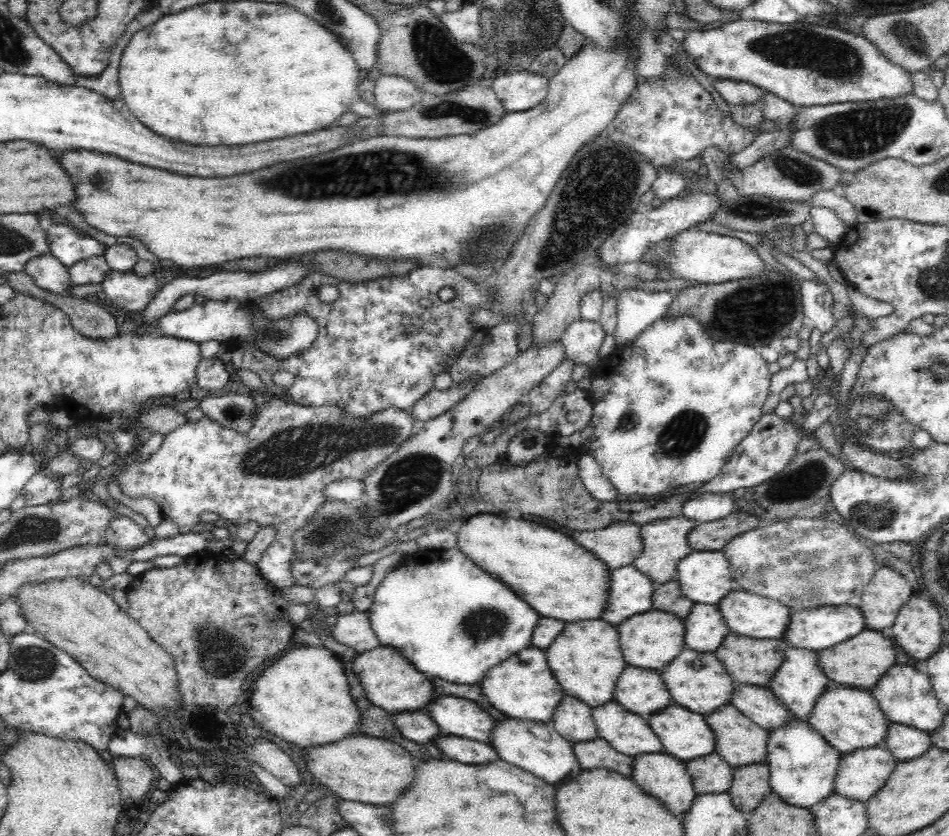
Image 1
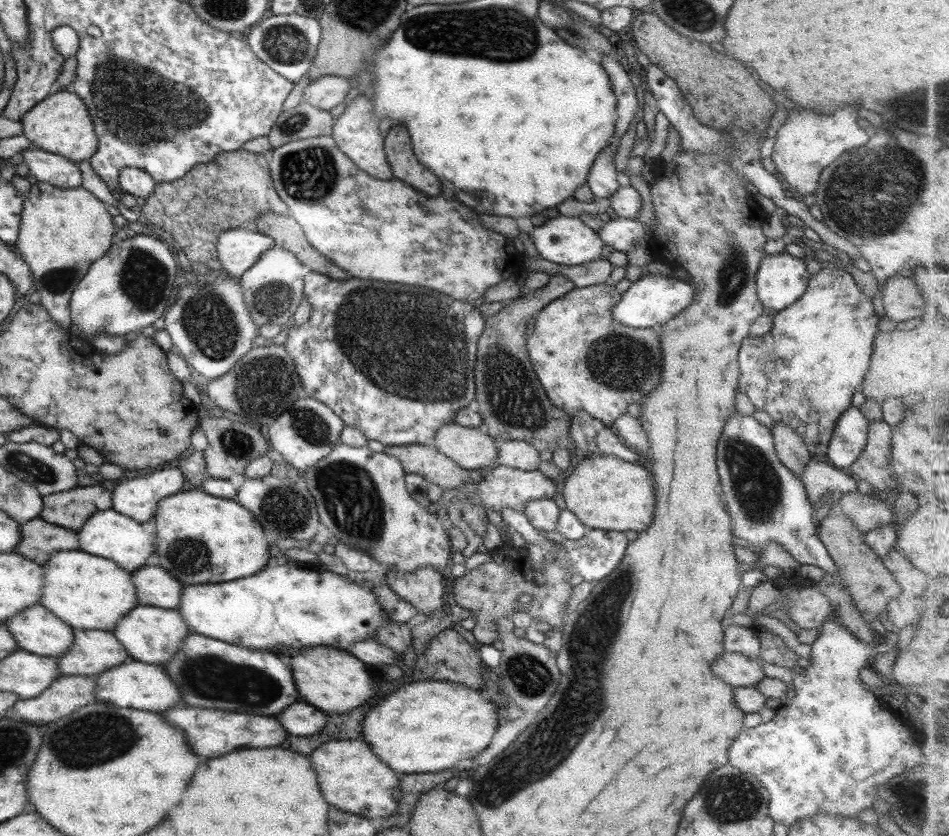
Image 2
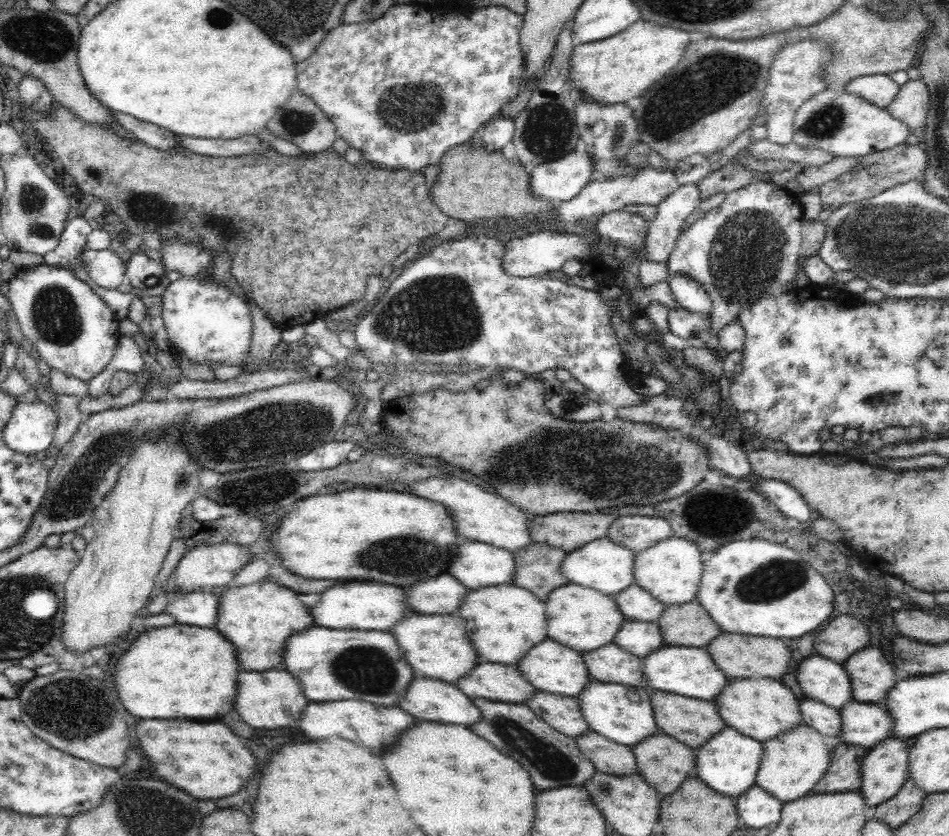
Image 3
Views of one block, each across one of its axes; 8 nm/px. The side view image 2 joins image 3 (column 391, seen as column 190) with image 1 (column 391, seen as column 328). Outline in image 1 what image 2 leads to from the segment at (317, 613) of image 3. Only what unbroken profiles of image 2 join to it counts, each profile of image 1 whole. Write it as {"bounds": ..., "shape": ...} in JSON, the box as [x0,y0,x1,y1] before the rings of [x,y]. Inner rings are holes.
{"bounds":[367,548,540,684],"shape":[[[456,548],[451,550],[420,550],[411,556],[405,556],[402,563],[390,571],[384,578],[384,581],[377,587],[374,594],[374,602],[368,608],[367,613],[370,623],[372,623],[371,627],[374,629],[374,633],[376,633],[376,637],[378,637],[382,646],[392,646],[402,657],[407,658],[416,667],[416,670],[425,673],[427,676],[432,674],[432,676],[438,676],[438,678],[442,678],[446,682],[454,682],[454,684],[478,684],[492,666],[498,666],[506,658],[510,658],[514,654],[518,654],[518,652],[531,646],[532,630],[536,628],[538,618],[540,618],[536,614],[536,610],[532,610],[532,606],[524,602],[522,598],[518,598],[499,579],[486,573],[486,571],[482,570],[474,561],[466,558]]]}

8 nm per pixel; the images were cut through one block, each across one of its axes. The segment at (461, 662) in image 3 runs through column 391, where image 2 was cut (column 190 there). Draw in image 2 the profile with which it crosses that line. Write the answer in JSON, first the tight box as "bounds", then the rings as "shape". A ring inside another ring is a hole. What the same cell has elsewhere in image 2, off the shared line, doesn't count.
{"bounds":[112,605,192,664],"shape":[[[136,605],[122,620],[116,623],[116,629],[112,634],[122,642],[125,652],[131,656],[131,659],[146,664],[166,664],[170,661],[182,643],[186,635],[190,635],[192,630],[190,626],[186,628],[184,618],[176,610],[166,610],[155,606]]]}

